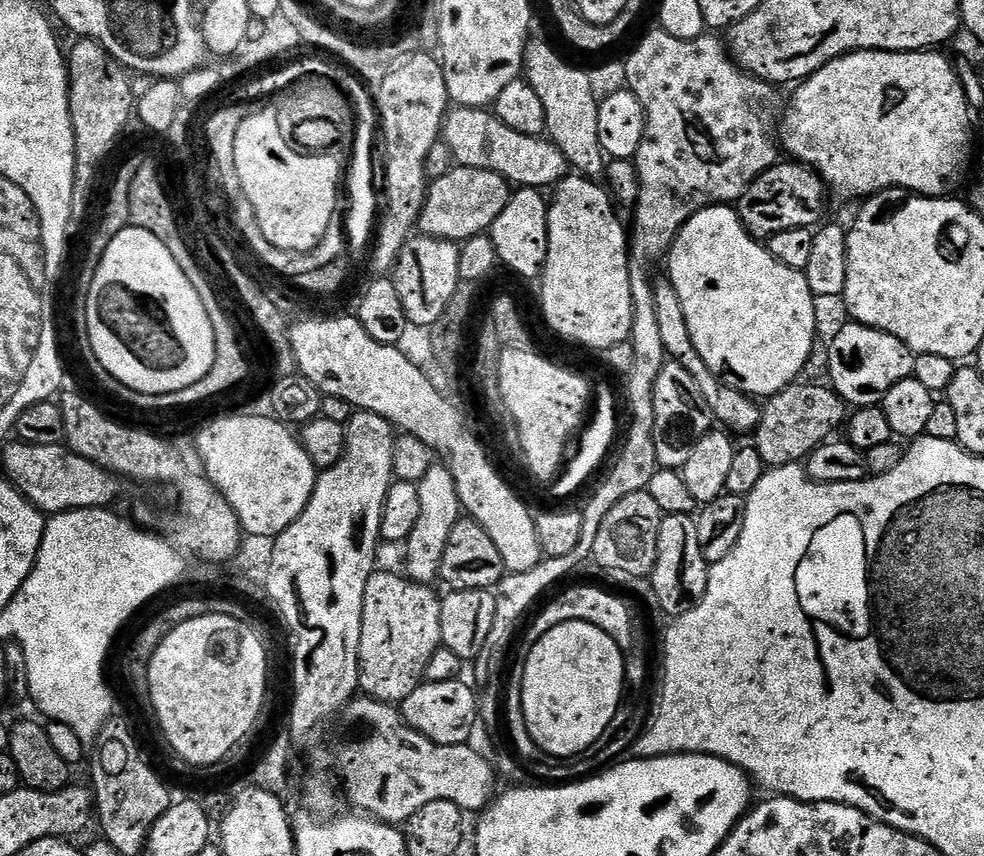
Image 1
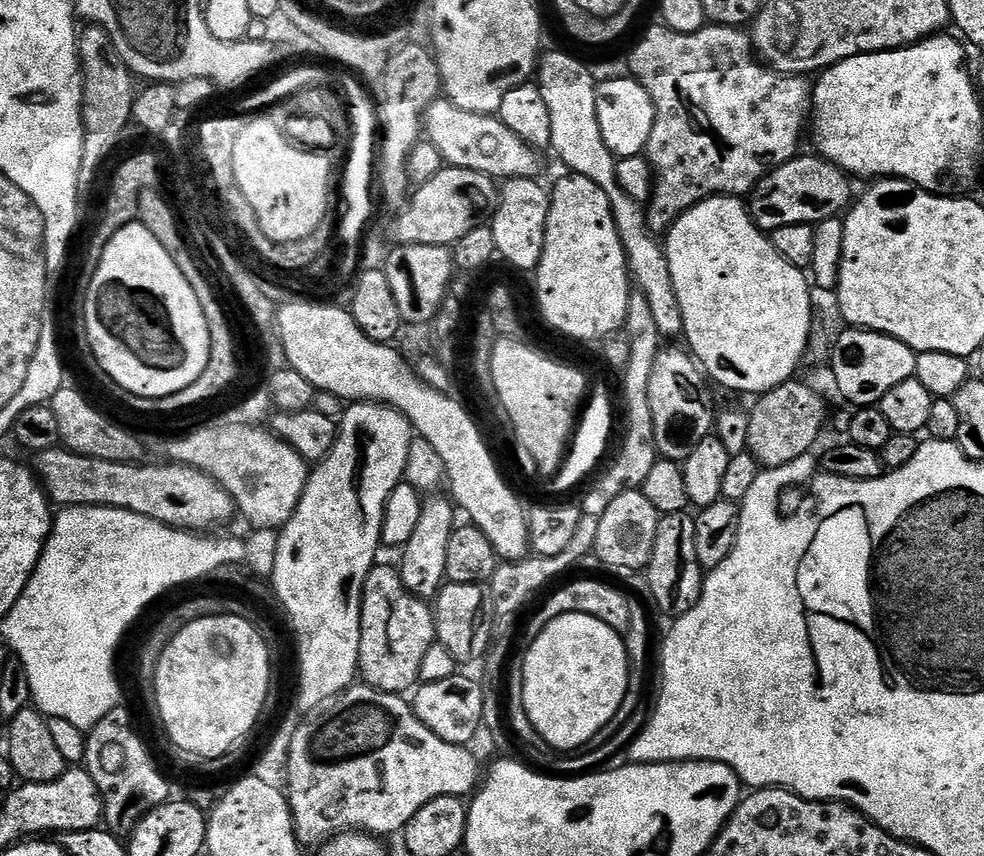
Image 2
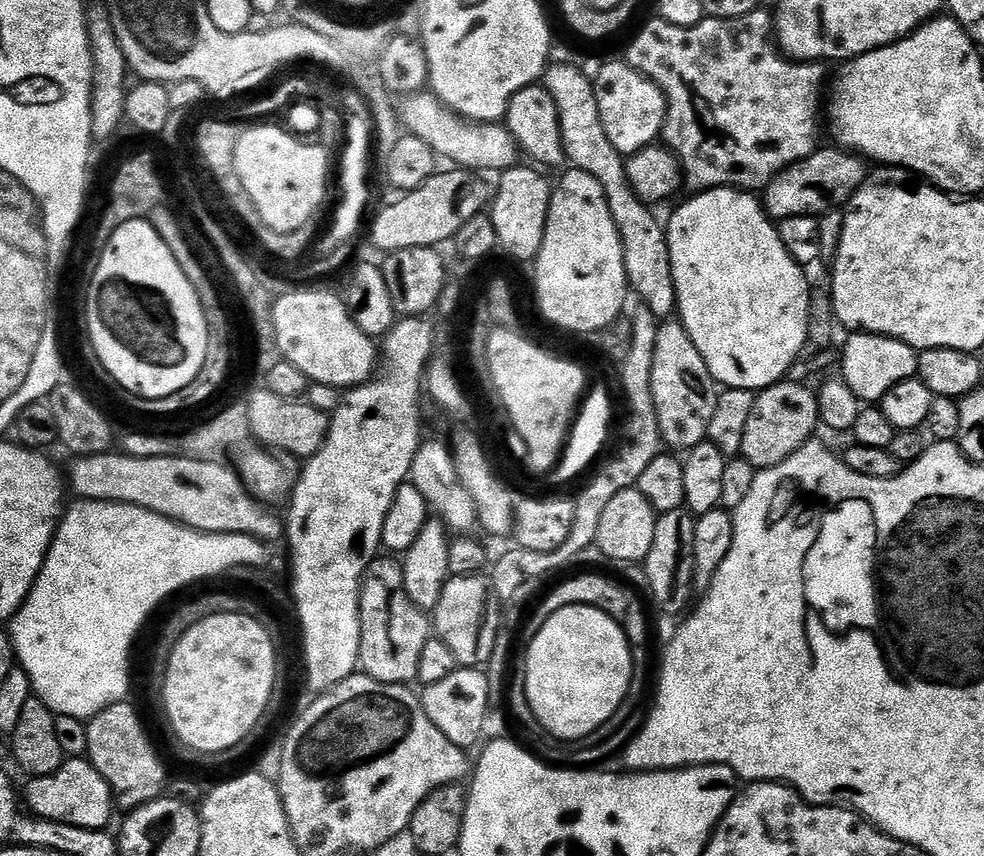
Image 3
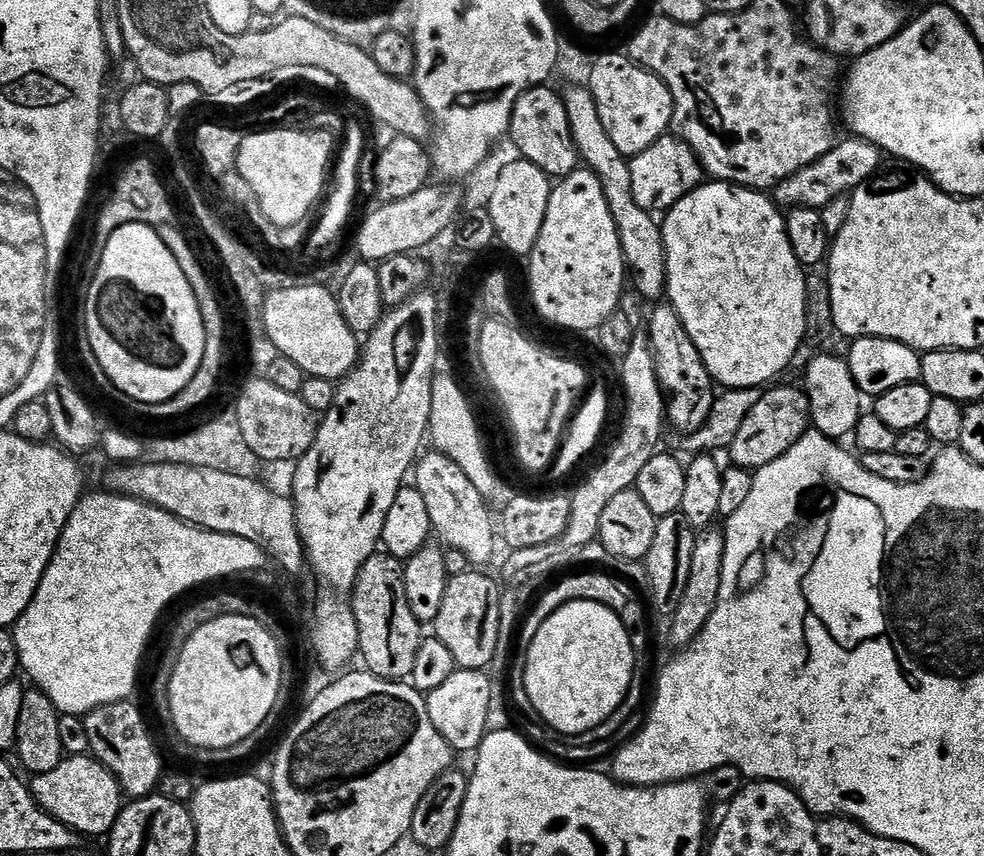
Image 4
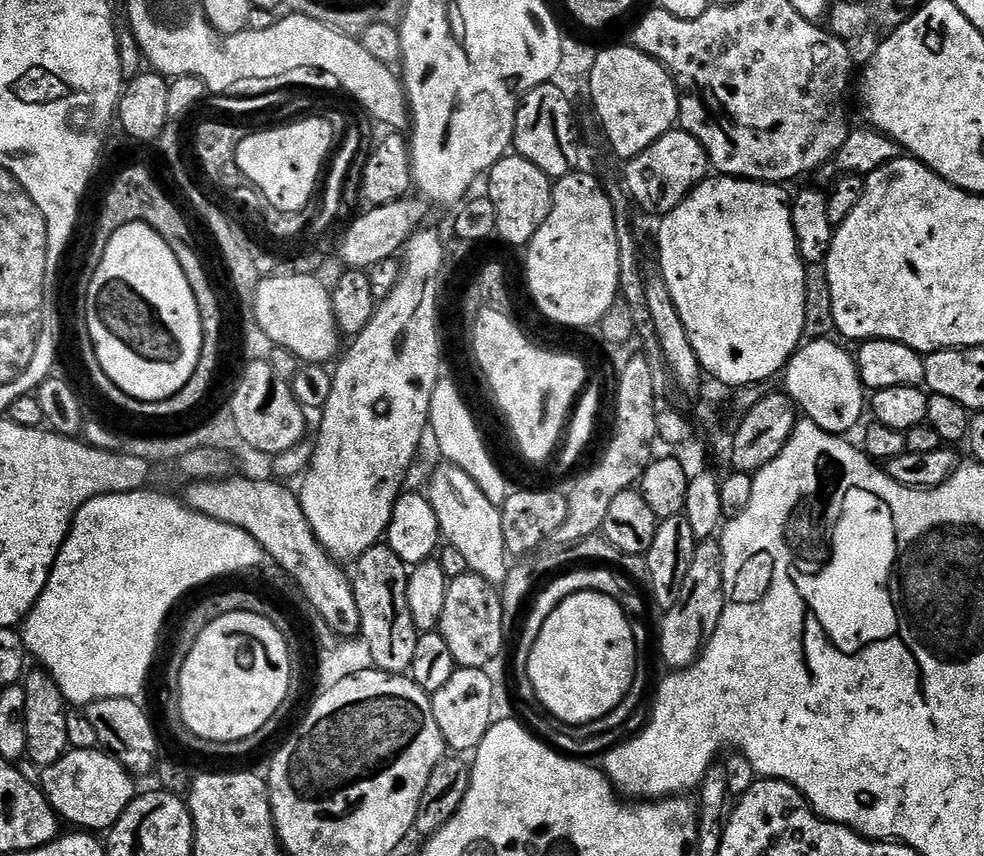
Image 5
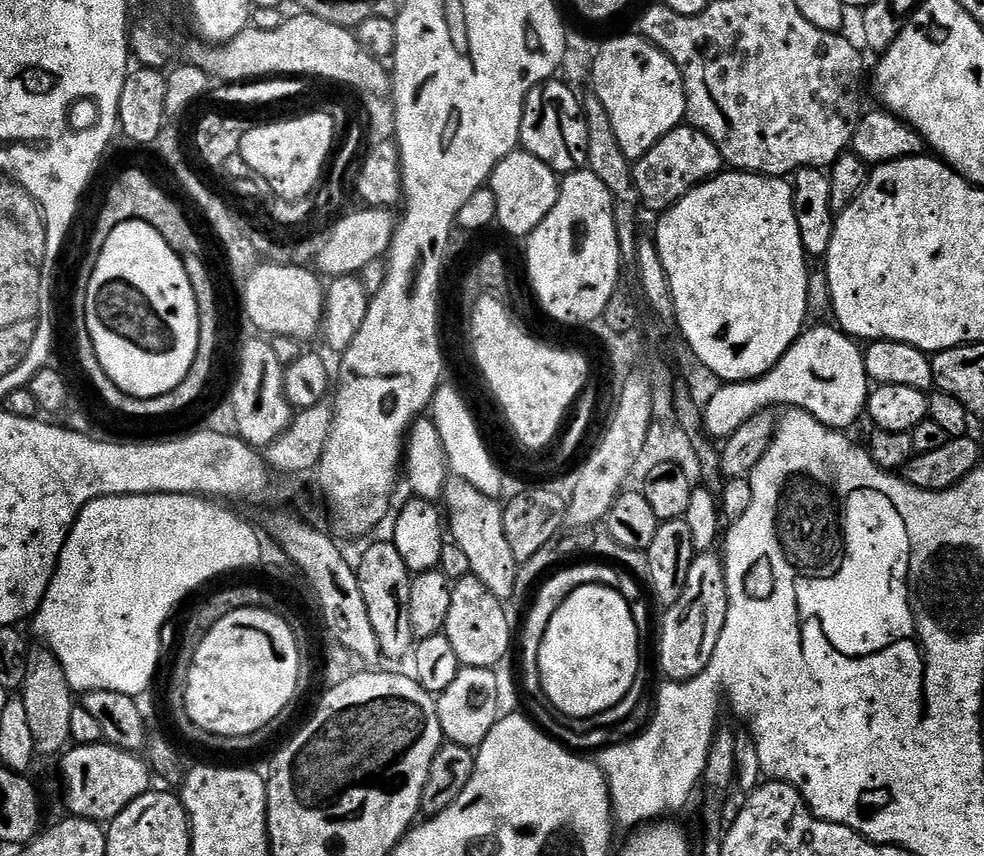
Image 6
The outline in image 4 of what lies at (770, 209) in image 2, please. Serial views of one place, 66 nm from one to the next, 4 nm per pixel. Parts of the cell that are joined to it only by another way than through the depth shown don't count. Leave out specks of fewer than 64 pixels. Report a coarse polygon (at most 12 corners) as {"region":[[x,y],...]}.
{"region":[[833,143],[776,185],[788,210],[822,209],[881,171],[880,148]]}

